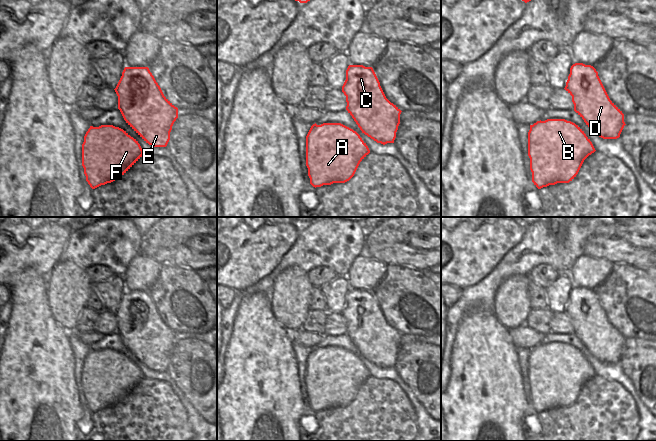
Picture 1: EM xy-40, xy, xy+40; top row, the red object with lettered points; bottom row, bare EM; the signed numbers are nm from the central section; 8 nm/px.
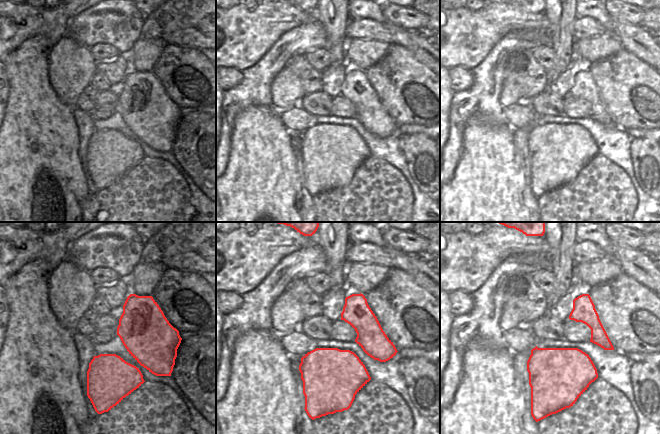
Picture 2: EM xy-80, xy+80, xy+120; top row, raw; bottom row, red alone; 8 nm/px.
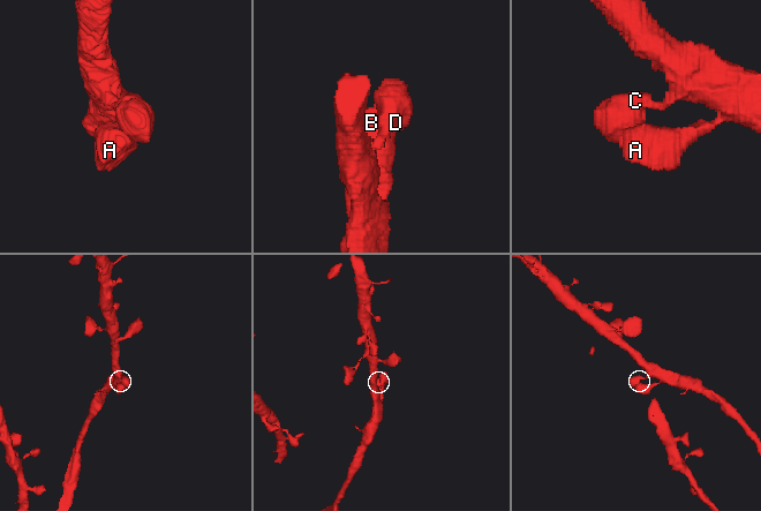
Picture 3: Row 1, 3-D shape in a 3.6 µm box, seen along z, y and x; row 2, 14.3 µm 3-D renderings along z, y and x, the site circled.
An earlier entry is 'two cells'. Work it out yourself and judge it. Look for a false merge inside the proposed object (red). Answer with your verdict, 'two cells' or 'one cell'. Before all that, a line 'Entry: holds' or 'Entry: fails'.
Entry: fails
one cell

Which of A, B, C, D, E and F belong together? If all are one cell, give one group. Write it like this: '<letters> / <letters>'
A B C D E F

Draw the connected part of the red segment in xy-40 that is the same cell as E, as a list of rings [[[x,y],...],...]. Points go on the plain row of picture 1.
[[[125,291],[114,313],[126,347],[149,369],[166,371],[178,332],[163,318],[148,291]]]

